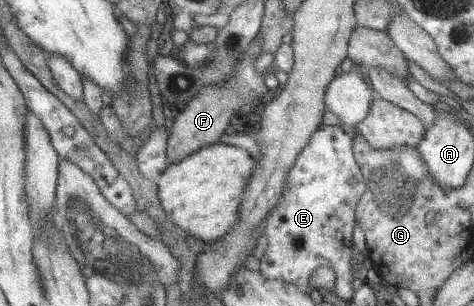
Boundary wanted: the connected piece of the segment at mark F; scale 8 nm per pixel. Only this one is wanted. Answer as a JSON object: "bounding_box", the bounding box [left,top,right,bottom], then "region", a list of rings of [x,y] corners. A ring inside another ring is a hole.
{"bounding_box":[167,38,269,165],"region":[[[255,38],[247,48],[246,56],[236,67],[236,74],[231,78],[229,83],[221,85],[209,85],[199,93],[189,104],[186,109],[178,115],[174,126],[170,129],[167,155],[169,155],[169,165],[181,163],[189,155],[201,151],[207,145],[215,145],[229,127],[231,119],[241,111],[245,105],[255,104],[261,95],[268,95],[269,87],[265,85],[263,74],[258,68],[259,56],[264,52],[262,43]]]}

